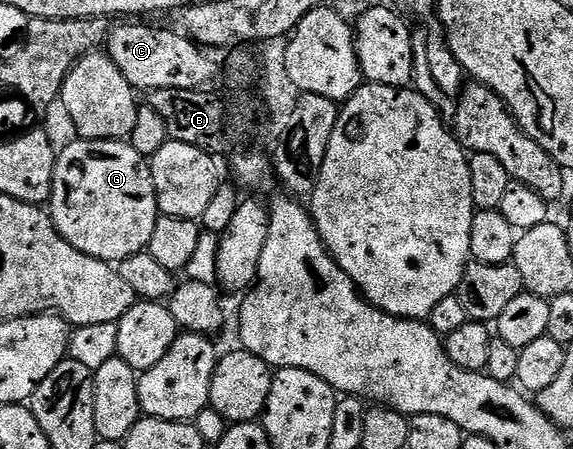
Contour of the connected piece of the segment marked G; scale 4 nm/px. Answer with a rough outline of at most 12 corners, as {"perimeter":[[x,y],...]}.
{"perimeter":[[130,141],[58,151],[49,213],[73,248],[118,264],[160,218]]}

